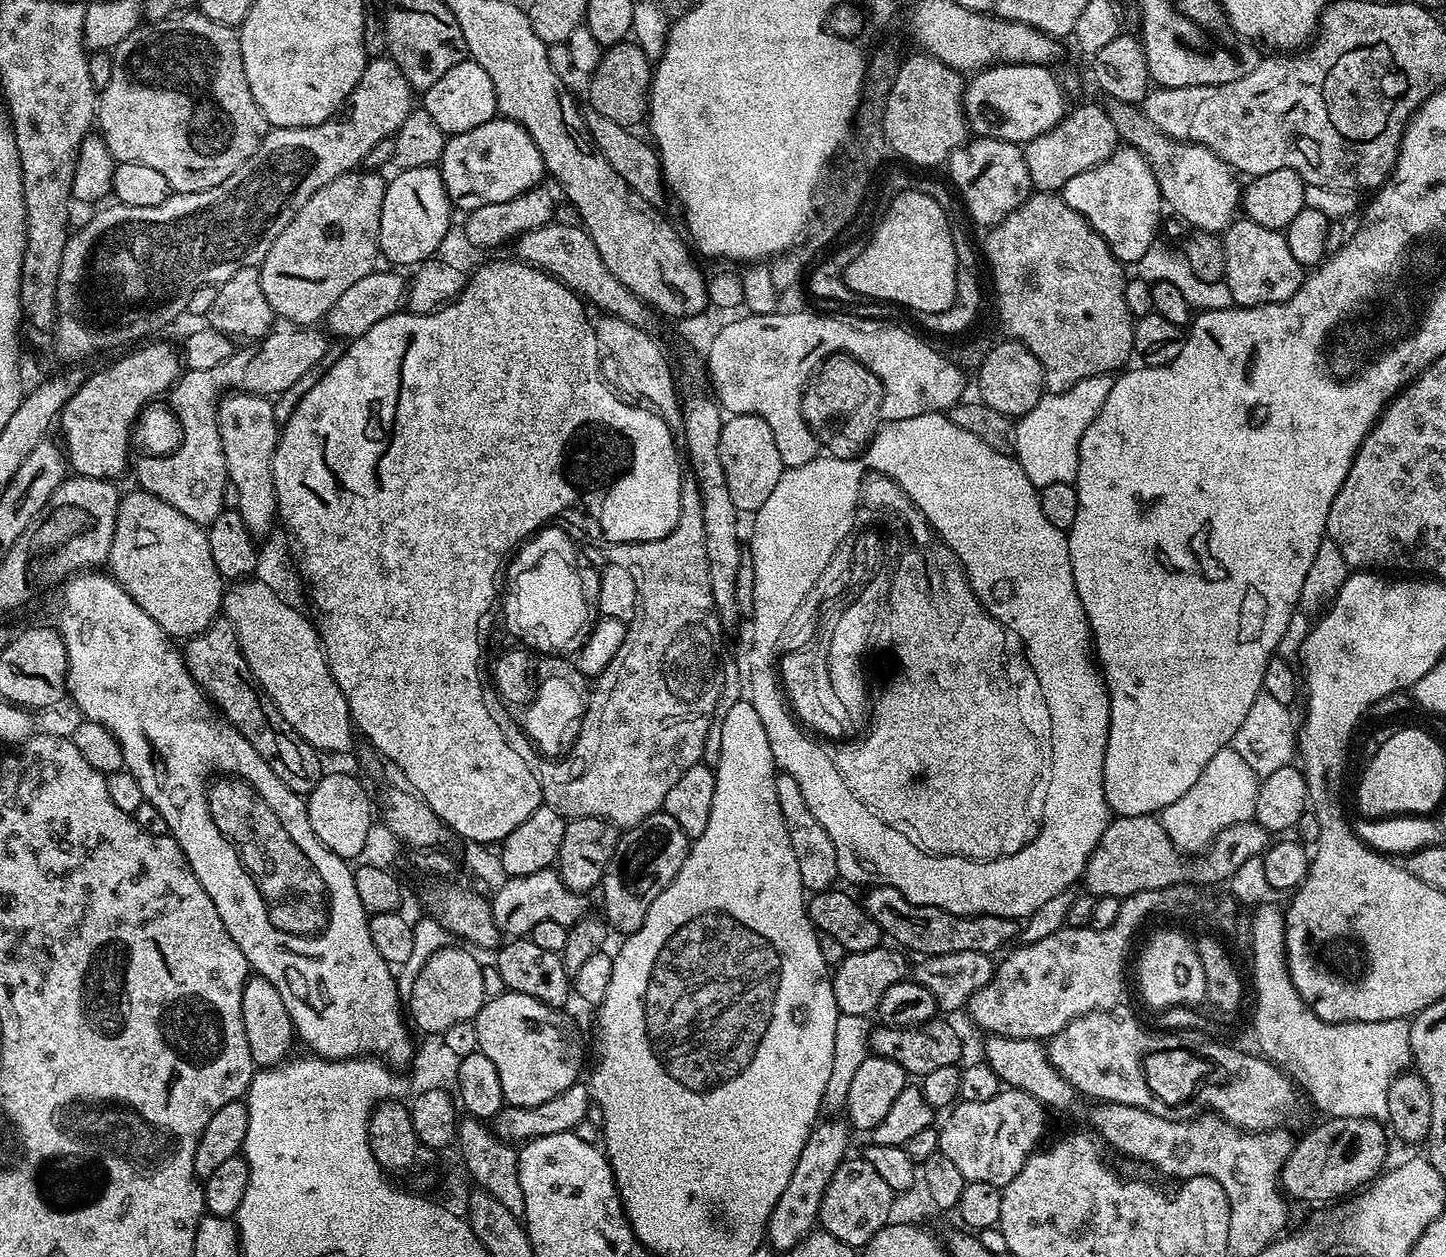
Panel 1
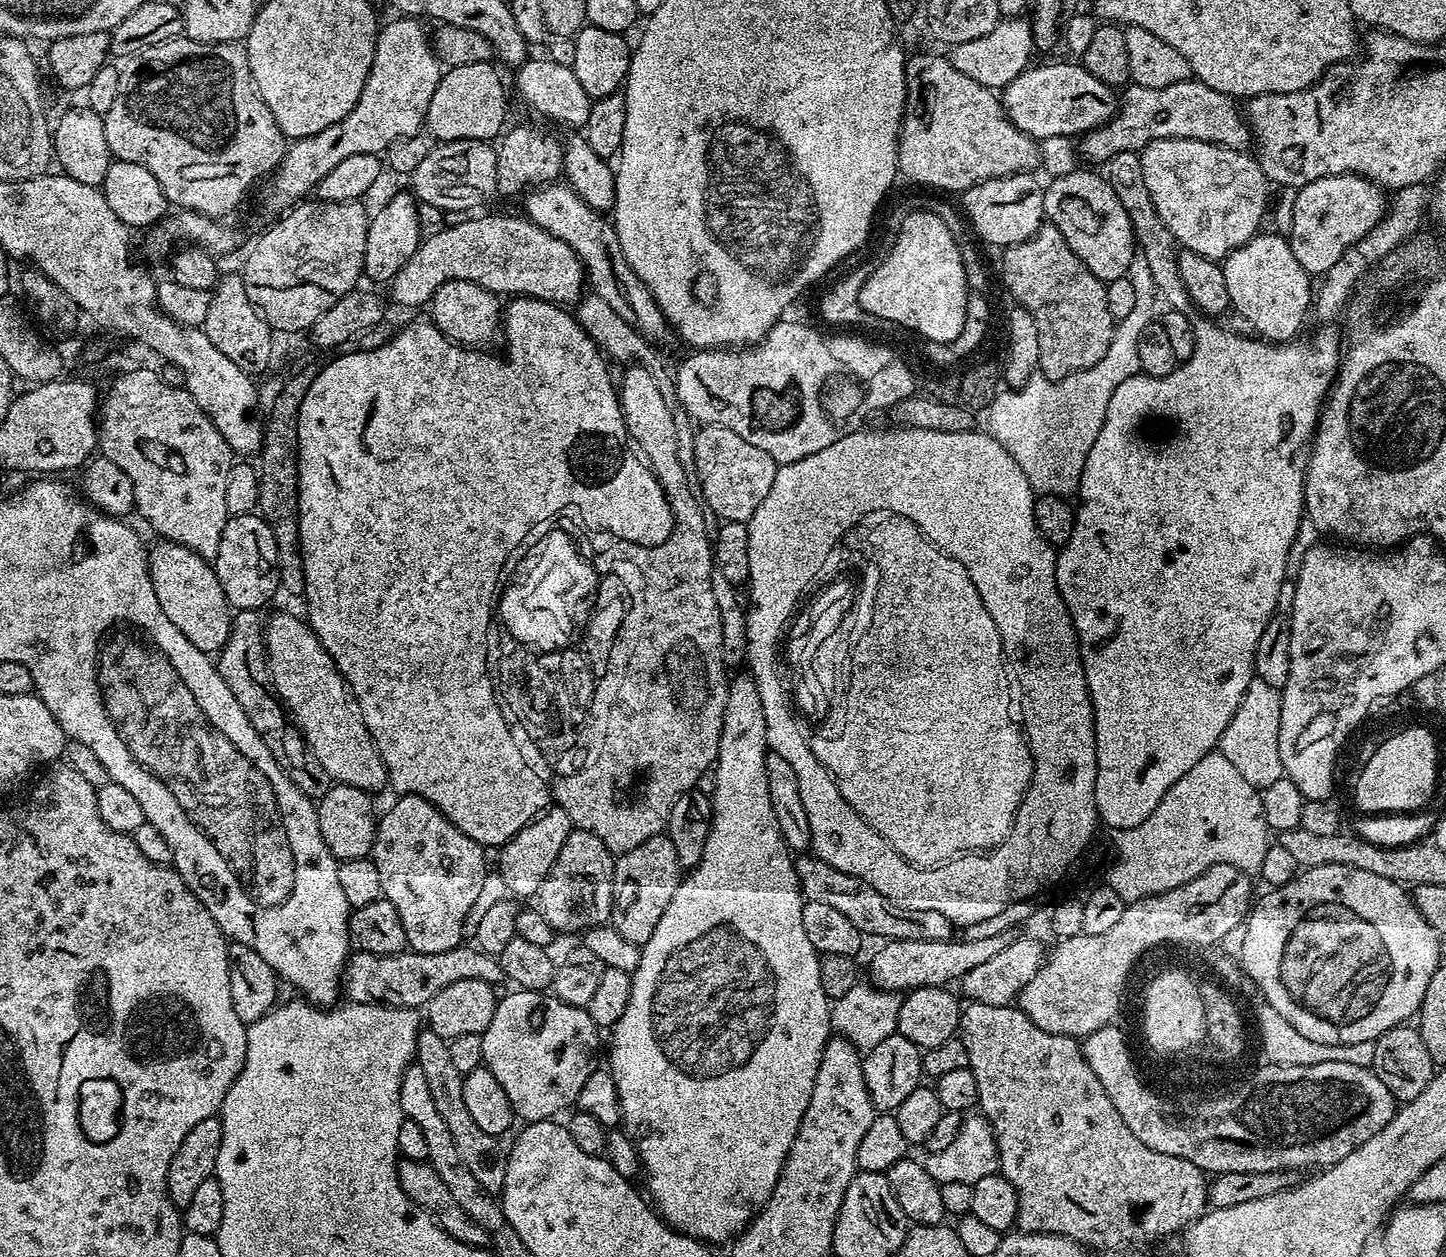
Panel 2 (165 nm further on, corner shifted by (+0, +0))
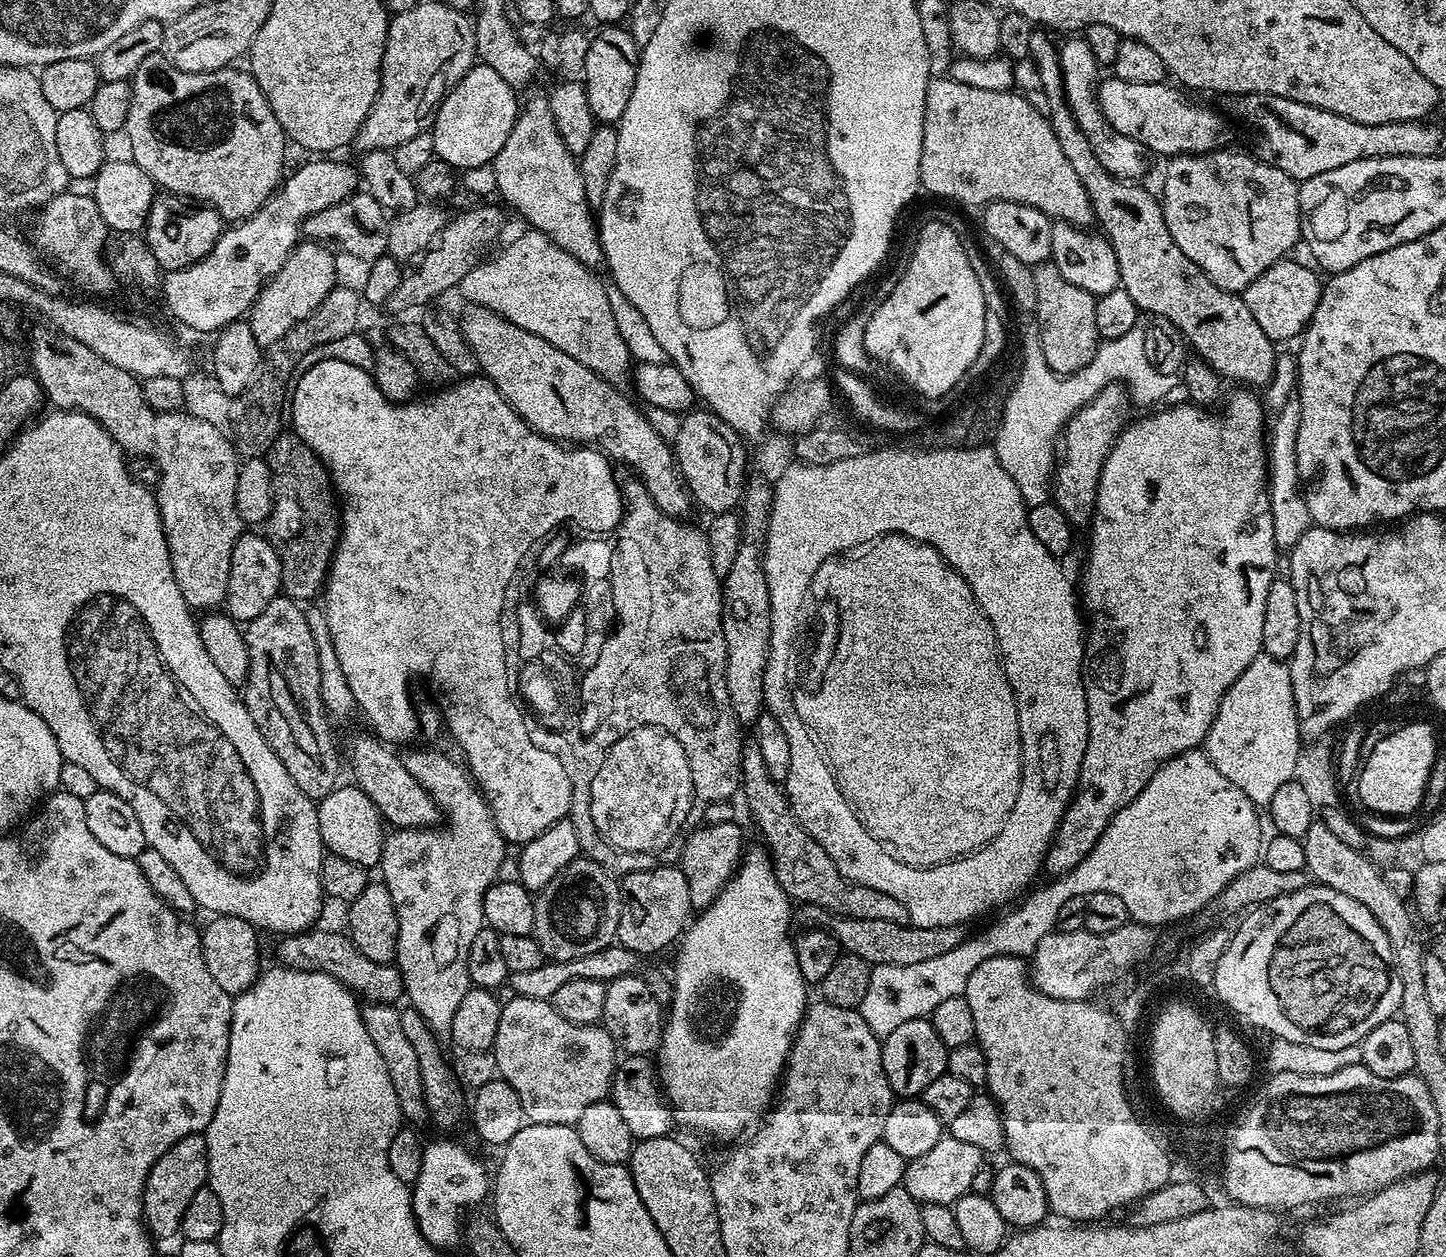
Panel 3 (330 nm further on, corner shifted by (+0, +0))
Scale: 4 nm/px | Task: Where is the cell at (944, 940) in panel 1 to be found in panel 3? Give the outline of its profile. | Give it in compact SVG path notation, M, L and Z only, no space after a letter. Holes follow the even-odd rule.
M754 742L743 745L740 754L740 778L743 795L748 795L748 808L764 835L763 843L772 858L776 881L784 887L793 901L801 900L801 905L822 908L825 913L846 918L878 918L893 920L899 924L908 920L906 910L898 902L894 902L894 898L878 890L870 890L870 886L862 886L846 879L838 866L834 866L830 854L826 854L826 850L822 850L822 846L818 846L818 842L814 842L814 838L806 834L804 827L794 818L781 783L770 778L766 762L762 759L762 750L758 750Z

